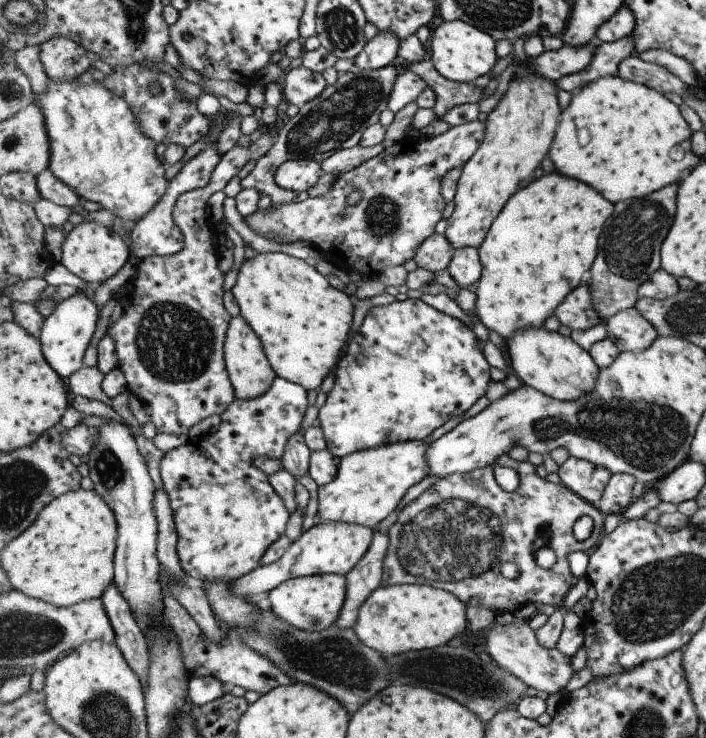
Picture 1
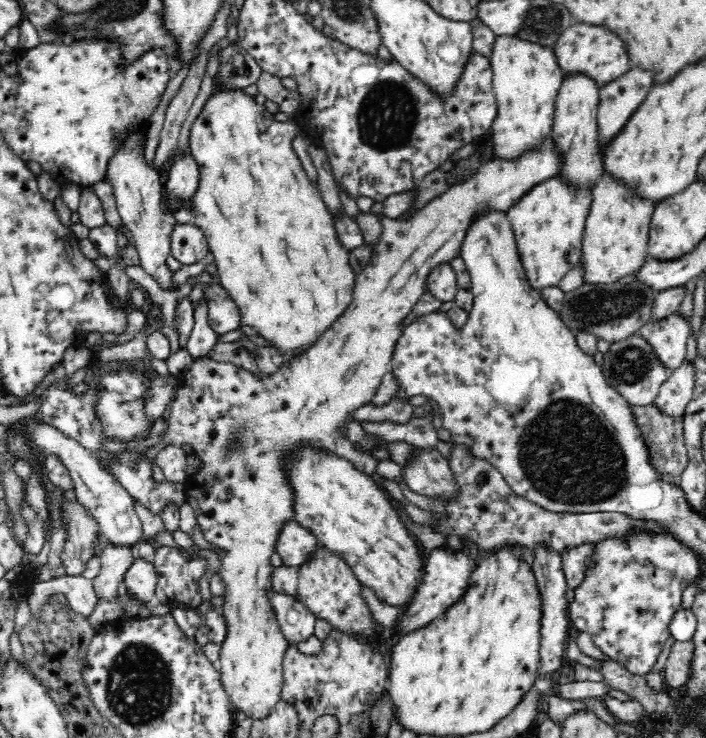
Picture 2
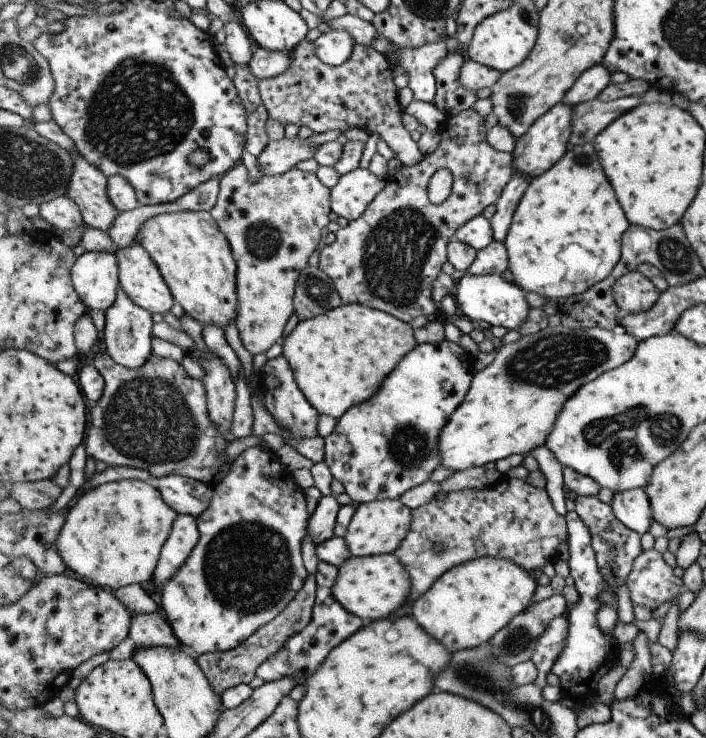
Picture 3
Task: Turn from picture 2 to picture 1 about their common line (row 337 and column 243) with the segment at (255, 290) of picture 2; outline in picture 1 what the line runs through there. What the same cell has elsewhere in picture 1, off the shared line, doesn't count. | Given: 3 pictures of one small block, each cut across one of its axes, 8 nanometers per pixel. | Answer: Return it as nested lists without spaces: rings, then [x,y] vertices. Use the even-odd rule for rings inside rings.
[[[284,252],[259,253],[255,258],[246,259],[231,289],[240,315],[249,322],[249,326],[253,327],[264,343],[273,370],[289,382],[300,384],[307,390],[318,390],[327,374],[333,372],[338,365],[343,346],[350,342],[348,336],[355,306],[352,296],[333,288],[312,263]]]

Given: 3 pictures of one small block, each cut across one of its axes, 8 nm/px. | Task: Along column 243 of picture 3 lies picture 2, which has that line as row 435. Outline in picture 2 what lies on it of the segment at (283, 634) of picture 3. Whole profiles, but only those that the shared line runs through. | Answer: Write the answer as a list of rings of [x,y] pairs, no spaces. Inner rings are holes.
[[[644,404],[644,406],[633,407],[634,417],[638,422],[638,427],[642,430],[645,440],[649,445],[650,458],[657,467],[657,471],[662,478],[668,482],[678,482],[680,484],[680,474],[687,467],[689,456],[685,445],[685,436],[682,428],[682,417],[672,417],[666,414],[655,404]]]

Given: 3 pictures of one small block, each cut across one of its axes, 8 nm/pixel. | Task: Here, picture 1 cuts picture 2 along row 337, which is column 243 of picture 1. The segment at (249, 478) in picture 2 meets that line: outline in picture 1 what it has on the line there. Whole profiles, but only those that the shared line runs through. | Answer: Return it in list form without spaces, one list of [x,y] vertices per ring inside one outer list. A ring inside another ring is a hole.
[[[240,314],[230,319],[225,354],[229,378],[232,378],[237,398],[251,400],[251,398],[257,398],[257,396],[265,394],[279,376],[277,371],[273,370],[271,362],[269,362],[261,338]]]

